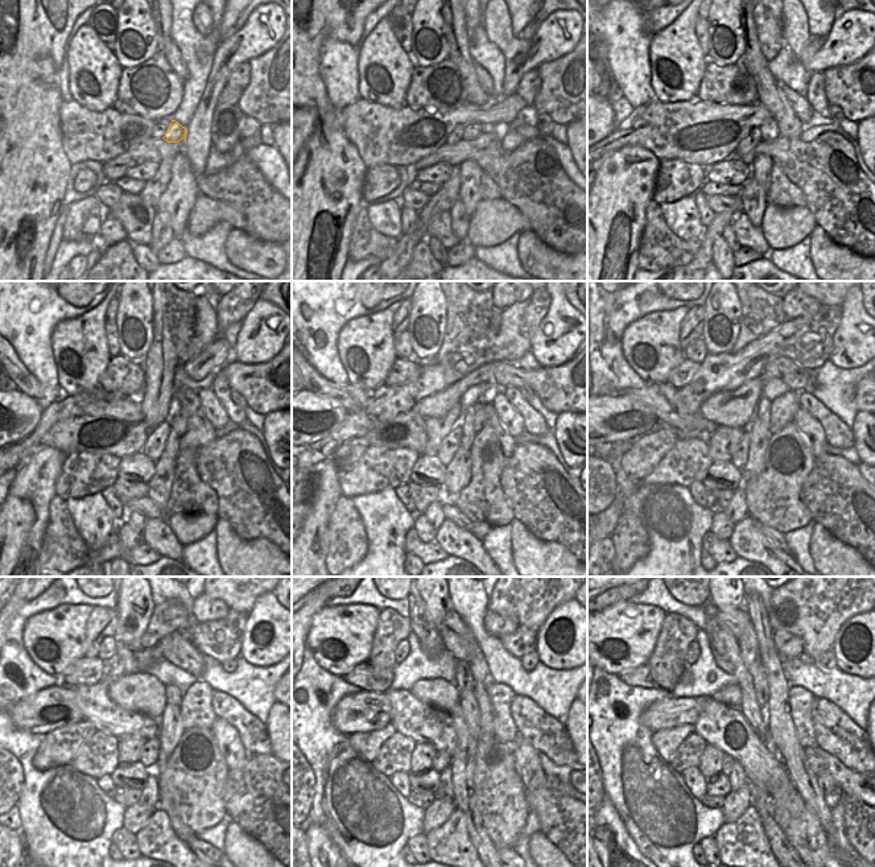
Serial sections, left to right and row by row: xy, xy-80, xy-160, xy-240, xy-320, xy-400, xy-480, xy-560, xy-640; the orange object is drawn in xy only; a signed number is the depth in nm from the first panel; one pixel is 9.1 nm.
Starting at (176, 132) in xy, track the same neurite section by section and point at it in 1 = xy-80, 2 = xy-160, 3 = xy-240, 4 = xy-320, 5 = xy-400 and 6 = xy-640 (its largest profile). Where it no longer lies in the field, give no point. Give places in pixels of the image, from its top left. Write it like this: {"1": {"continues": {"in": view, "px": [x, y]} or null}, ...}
{"1": {"continues": {"in": "xy-80", "px": [471, 131]}}, "2": {"continues": {"in": "xy-160", "px": [770, 131]}}, "3": {"continues": {"in": "xy-240", "px": [177, 421]}}, "4": {"continues": {"in": "xy-320", "px": [479, 421]}}, "5": {"continues": {"in": "xy-400", "px": [783, 409]}}, "6": {"continues": {"in": "xy-640", "px": [801, 701]}}}

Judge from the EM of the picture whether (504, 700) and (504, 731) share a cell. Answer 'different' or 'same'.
same

